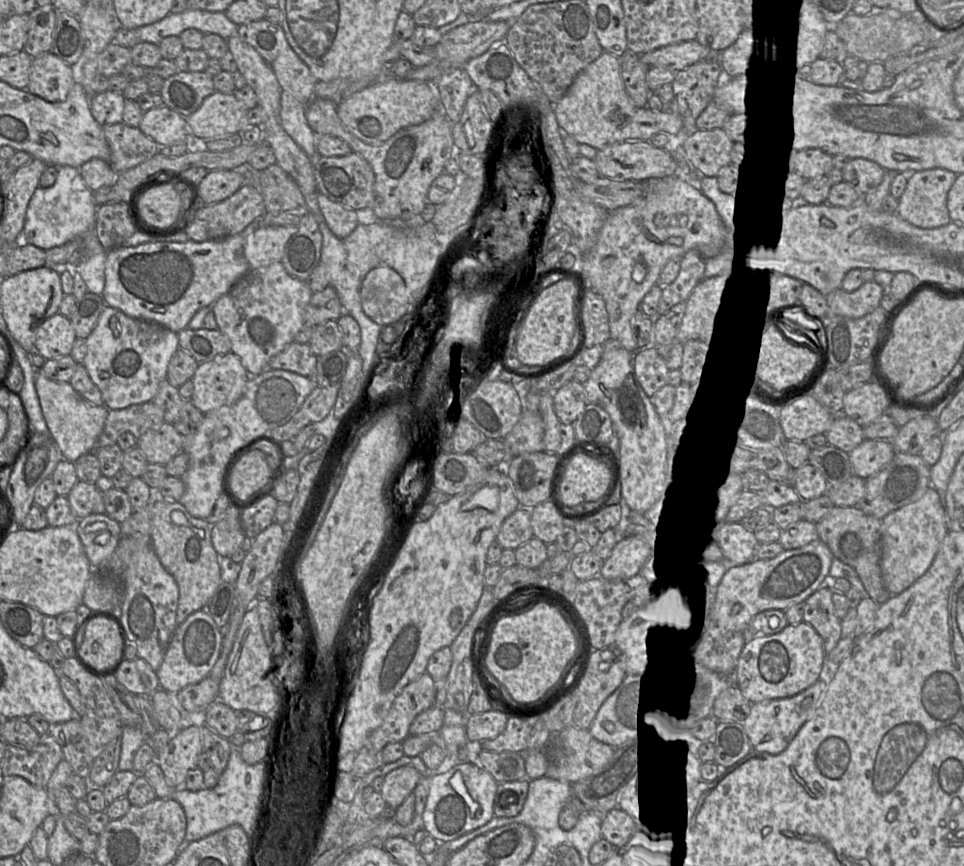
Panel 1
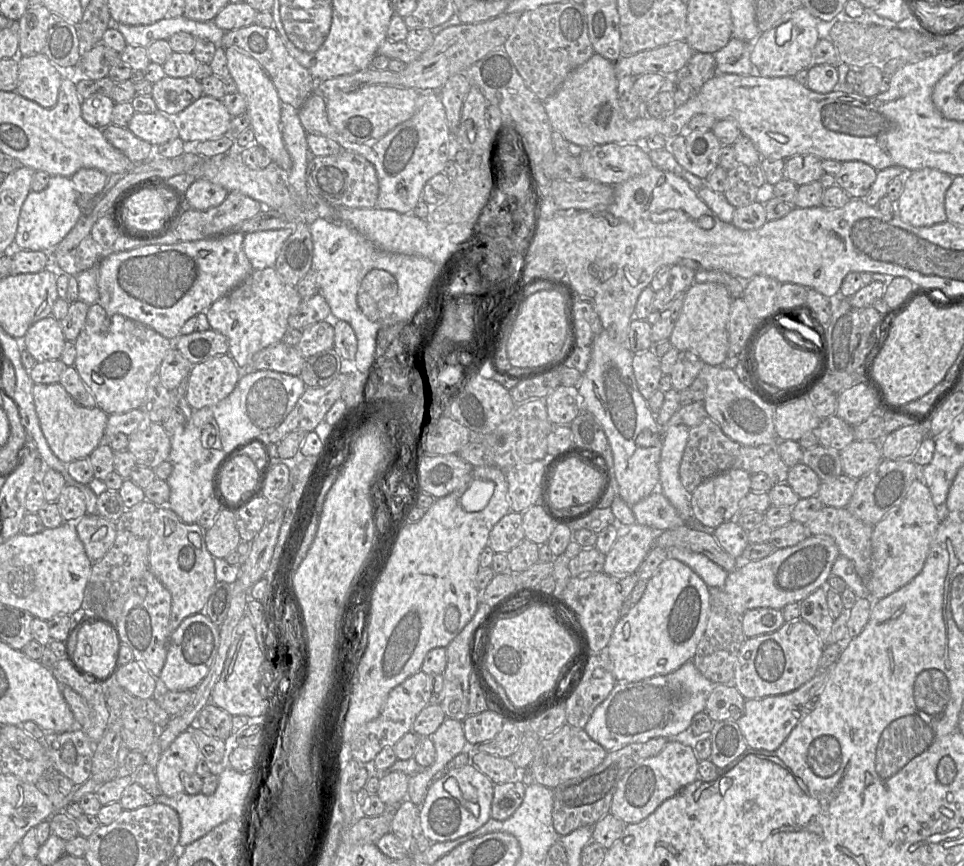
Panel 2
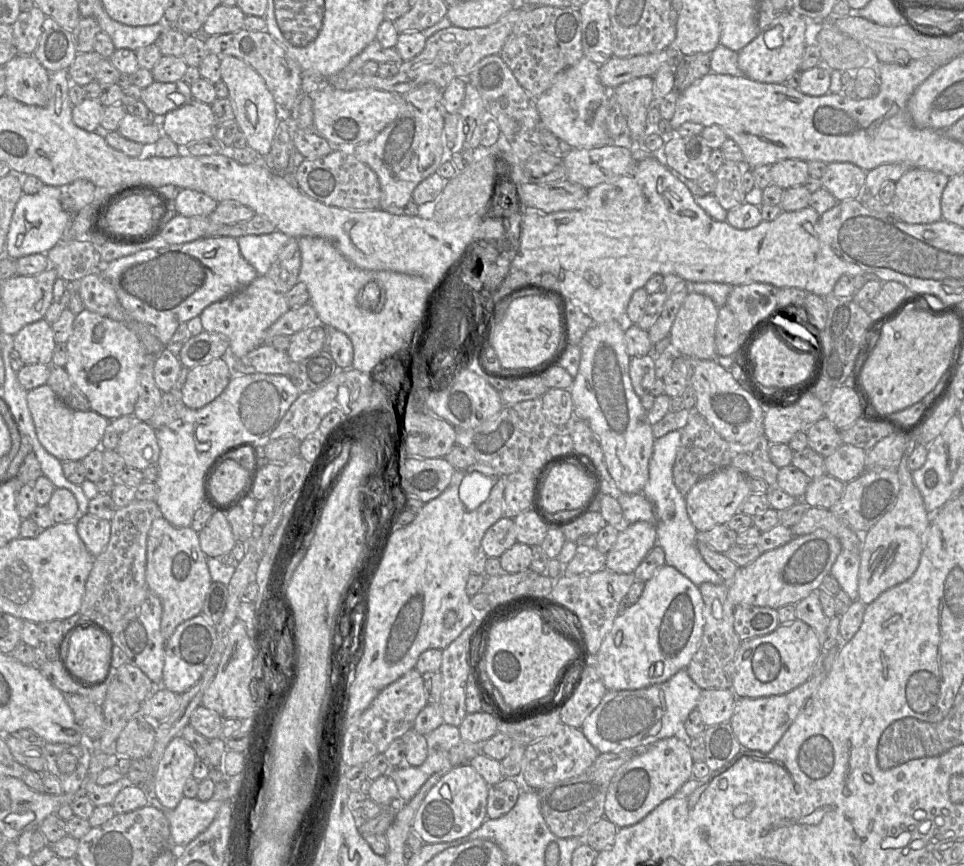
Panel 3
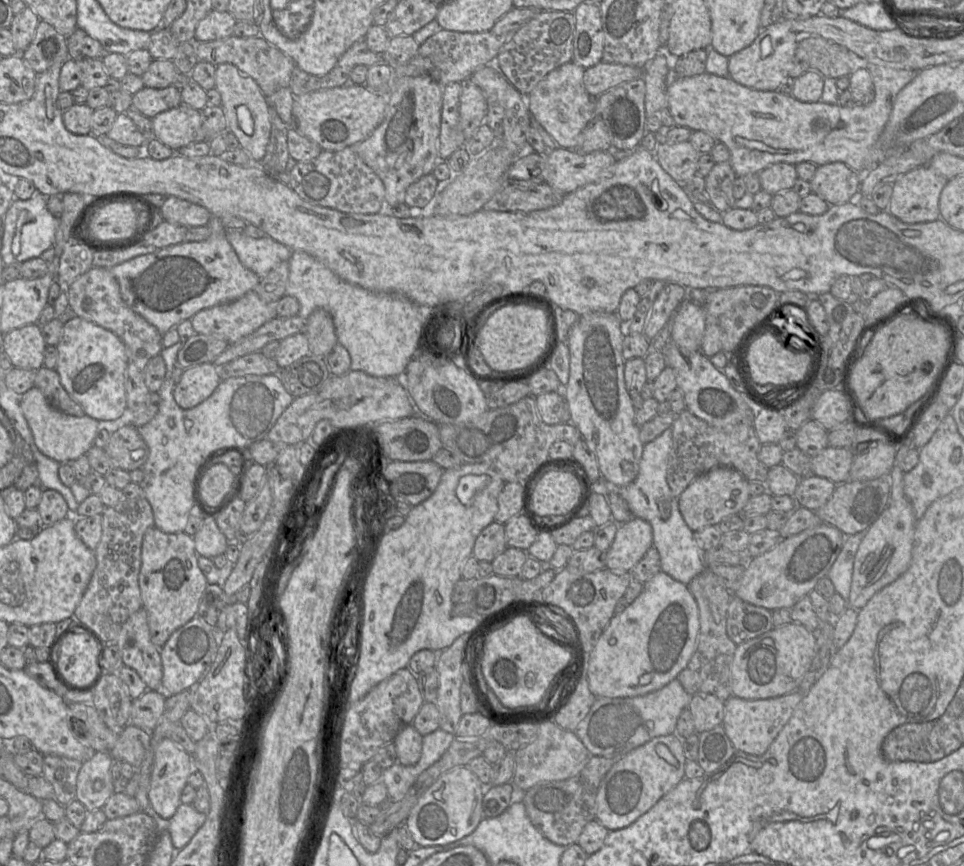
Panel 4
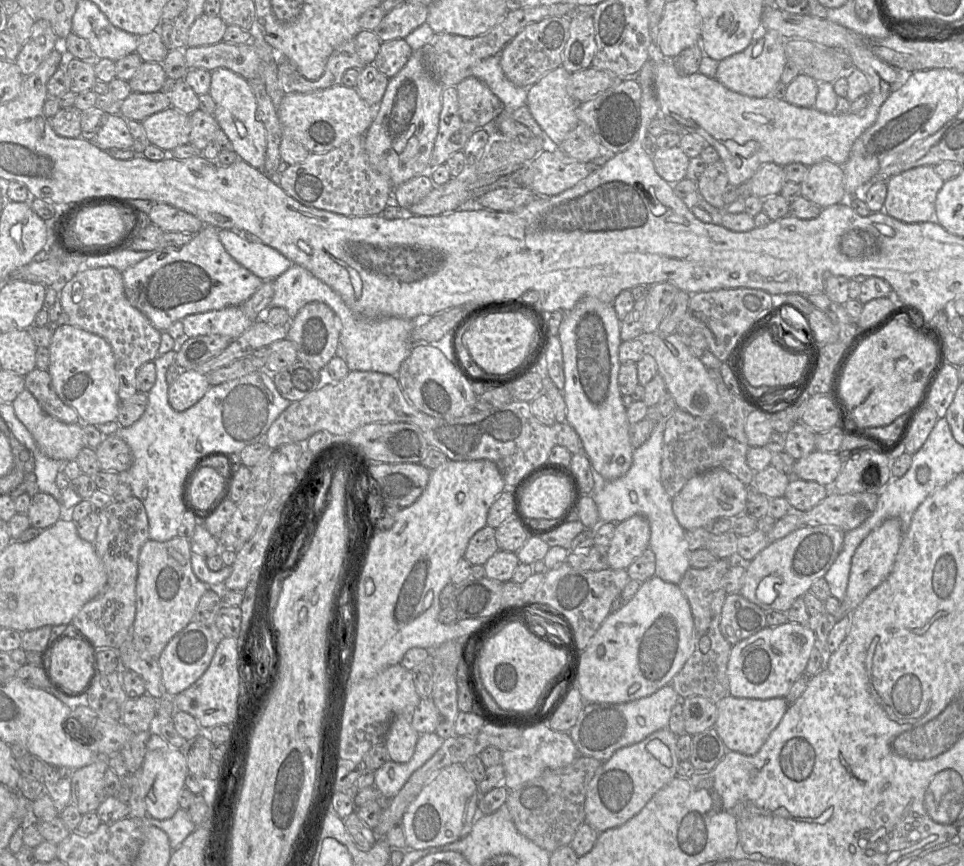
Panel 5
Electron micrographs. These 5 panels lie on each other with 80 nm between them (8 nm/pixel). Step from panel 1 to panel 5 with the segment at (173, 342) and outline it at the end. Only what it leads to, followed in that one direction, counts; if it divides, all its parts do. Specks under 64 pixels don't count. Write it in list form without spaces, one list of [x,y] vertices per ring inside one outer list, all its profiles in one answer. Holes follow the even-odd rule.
[[[70,324],[55,327],[50,346],[48,373],[59,399],[74,408],[83,423],[100,425],[116,421],[120,399],[115,357],[110,344],[101,336]]]

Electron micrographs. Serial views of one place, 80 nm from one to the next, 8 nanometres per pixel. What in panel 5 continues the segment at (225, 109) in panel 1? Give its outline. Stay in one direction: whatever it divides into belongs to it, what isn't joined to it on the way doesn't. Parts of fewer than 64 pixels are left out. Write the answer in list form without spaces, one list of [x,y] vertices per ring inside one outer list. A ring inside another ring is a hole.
[[[168,107],[142,122],[149,144],[164,151],[171,151],[177,146],[189,143],[191,124],[189,114]]]

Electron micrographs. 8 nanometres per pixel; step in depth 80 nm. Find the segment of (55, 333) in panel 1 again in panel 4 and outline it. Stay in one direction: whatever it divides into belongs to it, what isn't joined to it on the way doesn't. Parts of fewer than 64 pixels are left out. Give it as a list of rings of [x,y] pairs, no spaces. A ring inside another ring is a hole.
[[[38,323],[14,329],[3,337],[3,353],[14,368],[37,370],[43,367],[46,347]]]

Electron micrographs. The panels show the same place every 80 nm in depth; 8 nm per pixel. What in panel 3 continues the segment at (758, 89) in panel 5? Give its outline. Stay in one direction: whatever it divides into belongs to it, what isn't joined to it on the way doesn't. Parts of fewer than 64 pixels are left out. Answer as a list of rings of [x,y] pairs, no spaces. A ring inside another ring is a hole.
[[[786,12],[774,19],[770,25],[738,52],[738,66],[742,75],[762,83],[784,83],[799,71],[805,48],[807,20],[794,12]]]

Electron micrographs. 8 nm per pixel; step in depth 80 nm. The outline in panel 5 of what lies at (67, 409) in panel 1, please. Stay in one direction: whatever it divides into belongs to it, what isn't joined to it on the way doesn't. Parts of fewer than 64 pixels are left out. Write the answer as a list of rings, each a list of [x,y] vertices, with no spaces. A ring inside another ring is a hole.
[[[23,390],[12,405],[17,418],[49,458],[69,462],[87,447],[83,441],[83,422],[65,424],[53,418],[43,411],[29,390]]]

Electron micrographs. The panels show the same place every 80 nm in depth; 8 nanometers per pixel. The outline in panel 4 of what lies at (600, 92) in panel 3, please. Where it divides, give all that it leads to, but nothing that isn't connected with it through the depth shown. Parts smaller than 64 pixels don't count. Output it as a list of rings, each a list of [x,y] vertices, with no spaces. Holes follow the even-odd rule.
[[[569,62],[548,73],[529,93],[528,108],[530,114],[555,140],[560,148],[576,149],[578,137],[593,120],[595,98],[586,91],[583,76],[585,69]]]

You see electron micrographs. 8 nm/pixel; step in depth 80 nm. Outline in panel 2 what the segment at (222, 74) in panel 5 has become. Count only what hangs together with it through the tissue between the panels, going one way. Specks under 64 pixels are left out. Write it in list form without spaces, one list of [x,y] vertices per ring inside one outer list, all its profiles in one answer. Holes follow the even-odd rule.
[[[228,48],[225,52],[229,73],[237,86],[237,92],[241,93],[247,102],[246,112],[250,118],[250,127],[254,131],[254,144],[263,147],[272,161],[288,172],[292,167],[292,160],[281,132],[281,101],[273,82],[261,65],[244,51]]]

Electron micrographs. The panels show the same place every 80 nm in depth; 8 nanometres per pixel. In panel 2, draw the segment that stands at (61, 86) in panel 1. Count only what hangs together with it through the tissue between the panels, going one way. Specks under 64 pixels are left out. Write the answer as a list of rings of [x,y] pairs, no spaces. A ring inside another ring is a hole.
[[[43,53],[18,56],[18,86],[15,92],[43,108],[56,105],[63,78],[64,72]]]

